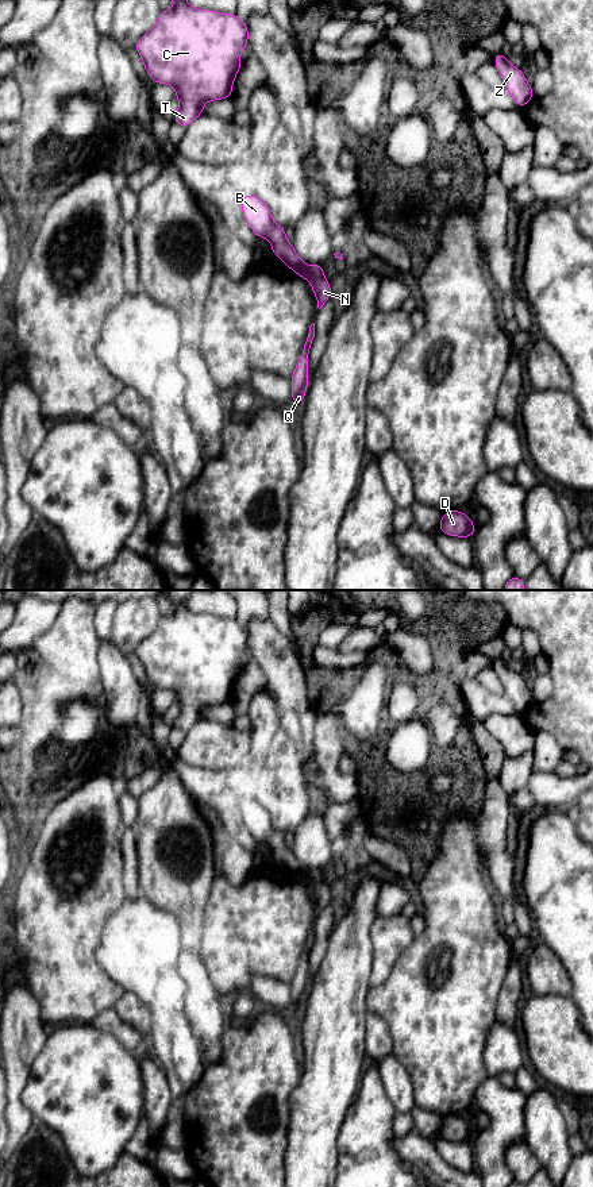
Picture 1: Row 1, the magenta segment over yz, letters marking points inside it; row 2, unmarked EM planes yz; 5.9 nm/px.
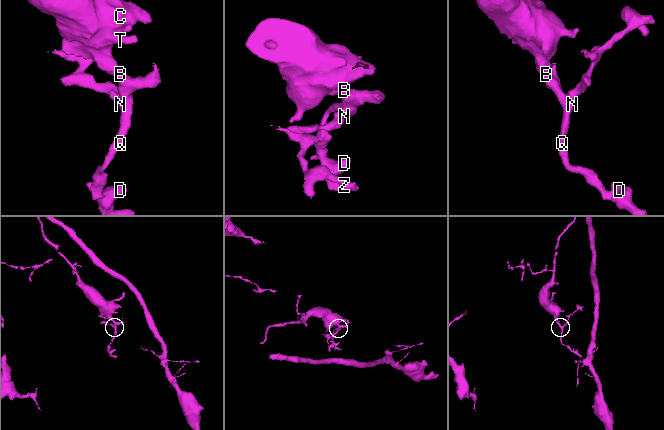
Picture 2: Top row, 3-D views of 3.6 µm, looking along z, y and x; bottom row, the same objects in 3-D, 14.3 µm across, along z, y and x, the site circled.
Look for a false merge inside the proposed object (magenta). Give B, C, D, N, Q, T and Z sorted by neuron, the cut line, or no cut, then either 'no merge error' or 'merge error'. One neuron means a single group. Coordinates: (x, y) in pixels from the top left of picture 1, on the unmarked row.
groups B C D N Q T / Z; cut yz (308, 871), (315, 881), (322, 883); merge error

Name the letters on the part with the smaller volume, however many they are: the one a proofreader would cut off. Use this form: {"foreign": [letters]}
{"foreign": ["Z"]}

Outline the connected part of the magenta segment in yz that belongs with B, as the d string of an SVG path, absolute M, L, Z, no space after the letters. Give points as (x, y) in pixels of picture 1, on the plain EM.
M244 799L242 803L243 825L250 830L255 841L262 841L272 848L272 858L277 860L297 880L308 885L316 901L320 914L331 901L331 890L326 883L315 882L308 870L297 860L292 848L288 847L285 832L277 830L270 814L258 801Z

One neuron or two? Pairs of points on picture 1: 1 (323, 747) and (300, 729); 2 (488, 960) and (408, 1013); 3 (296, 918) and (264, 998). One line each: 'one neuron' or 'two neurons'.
1: two neurons
2: one neuron
3: two neurons

